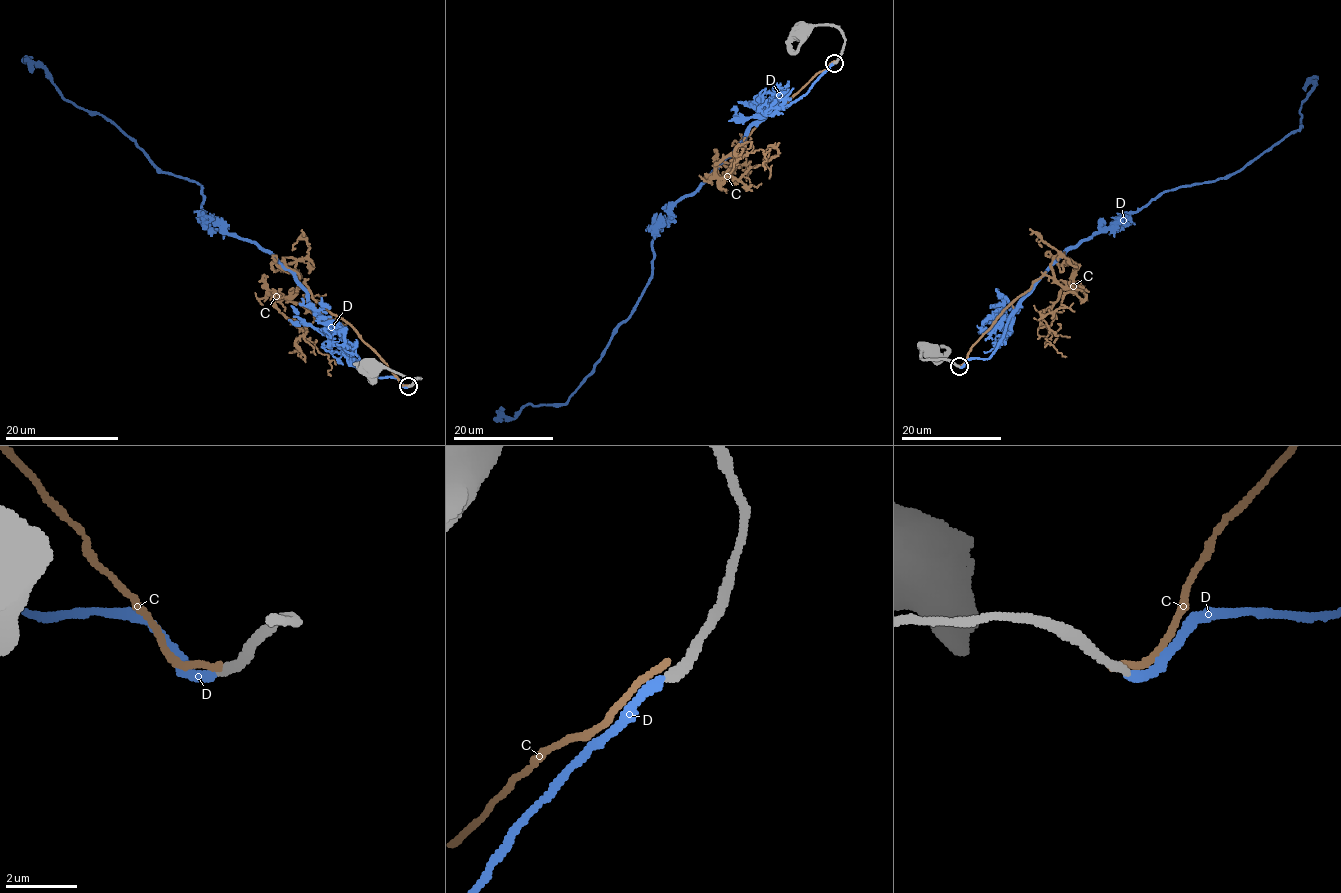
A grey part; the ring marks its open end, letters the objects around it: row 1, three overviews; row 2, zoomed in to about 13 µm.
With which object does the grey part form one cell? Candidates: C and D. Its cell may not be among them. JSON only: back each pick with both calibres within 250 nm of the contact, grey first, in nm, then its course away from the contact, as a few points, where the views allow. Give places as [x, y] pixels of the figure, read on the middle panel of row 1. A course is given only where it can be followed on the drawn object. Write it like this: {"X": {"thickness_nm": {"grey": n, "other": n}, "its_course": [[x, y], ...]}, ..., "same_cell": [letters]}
{"D": {"thickness_nm": {"grey": 280, "other": 280}, "its_course": [[833, 63], [787, 107], [758, 119], [675, 204], [654, 234], [652, 276], [635, 310], [570, 397], [494, 420]]}, "same_cell": ["D"]}

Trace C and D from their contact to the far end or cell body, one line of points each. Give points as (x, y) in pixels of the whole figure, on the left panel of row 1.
C: (408, 385), (304, 283), (293, 296), (273, 296), (274, 306), (327, 354), (330, 375)
D: (408, 386), (378, 376), (270, 253), (203, 212), (198, 182), (159, 169), (22, 57)

